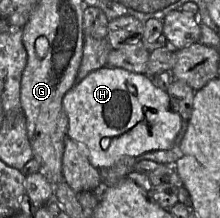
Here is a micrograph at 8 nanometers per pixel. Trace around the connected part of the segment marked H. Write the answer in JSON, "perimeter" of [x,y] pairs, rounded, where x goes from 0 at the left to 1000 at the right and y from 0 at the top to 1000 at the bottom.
{"perimeter":[[[500,303],[345,376],[286,450],[286,500],[309,541],[305,624],[386,679],[441,775],[505,771],[577,716],[773,688],[832,555],[777,495],[759,417],[714,399],[691,353]]]}

